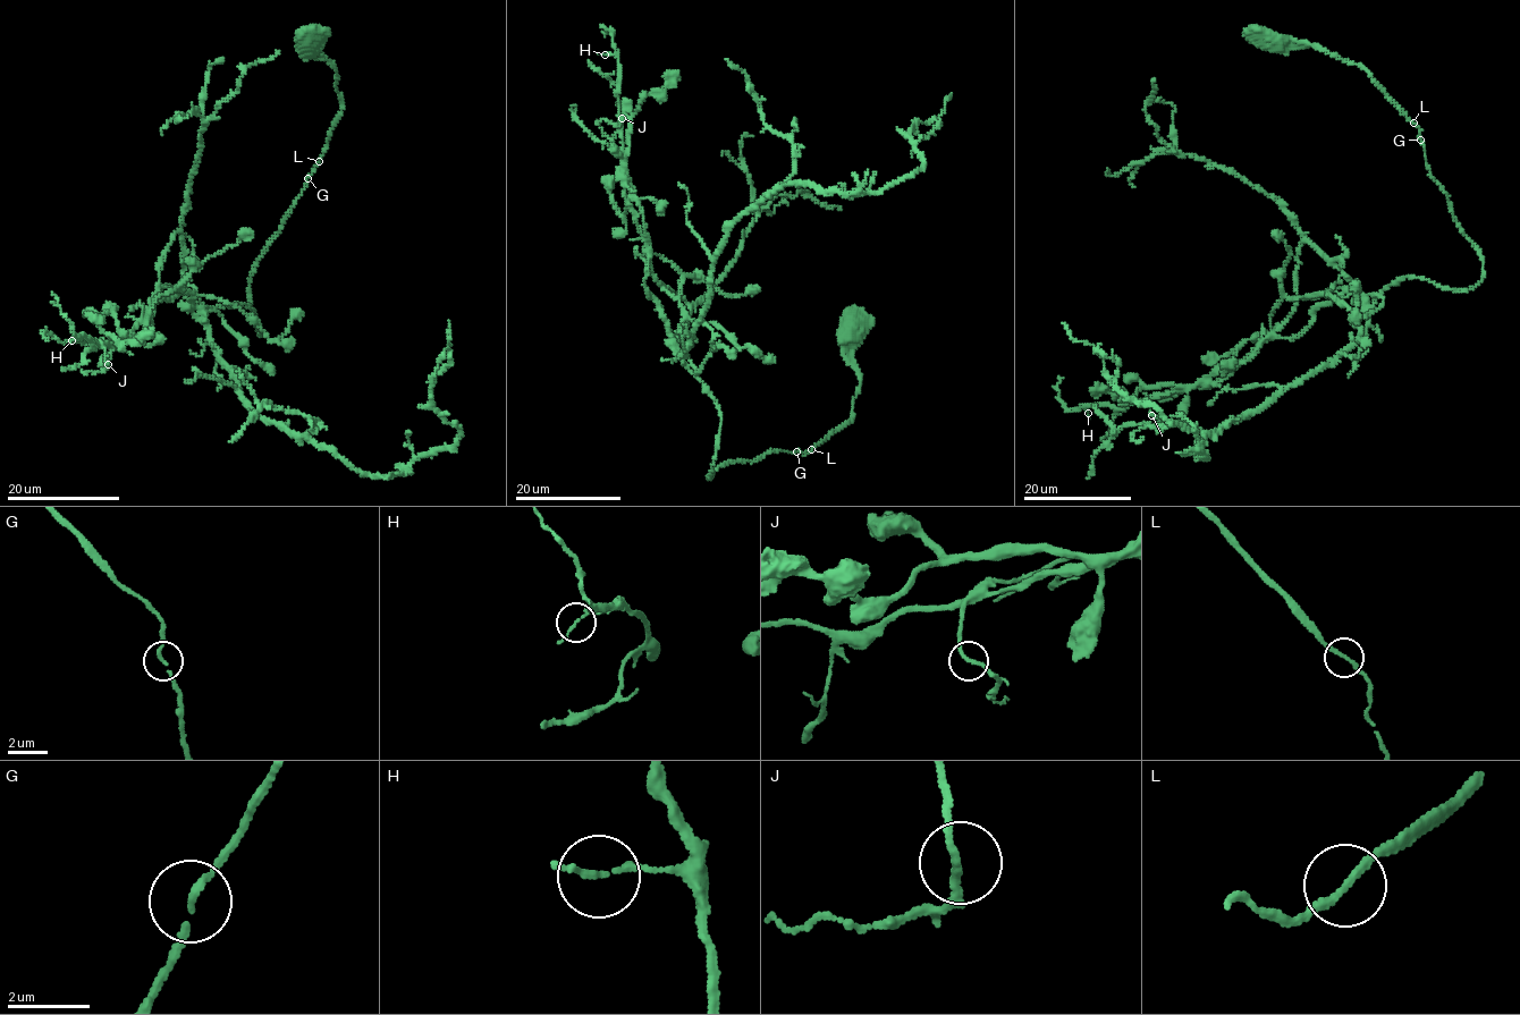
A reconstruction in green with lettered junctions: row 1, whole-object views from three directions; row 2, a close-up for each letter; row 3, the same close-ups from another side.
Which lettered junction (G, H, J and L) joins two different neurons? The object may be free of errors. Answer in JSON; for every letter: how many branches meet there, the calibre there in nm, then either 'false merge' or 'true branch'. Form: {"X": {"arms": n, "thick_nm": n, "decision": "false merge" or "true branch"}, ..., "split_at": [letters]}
{"G": {"arms": 2, "thick_nm": 150, "decision": "true branch"}, "H": {"arms": 2, "thick_nm": 130, "decision": "true branch"}, "J": {"arms": 2, "thick_nm": 160, "decision": "true branch"}, "L": {"arms": 2, "thick_nm": 180, "decision": "true branch"}, "split_at": []}

